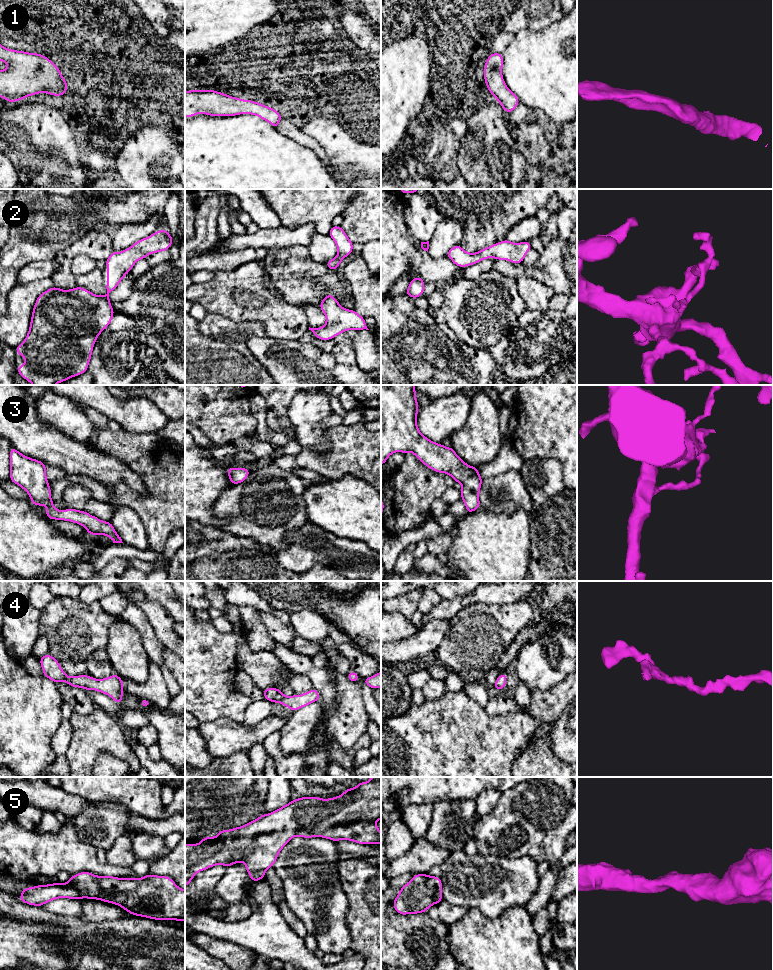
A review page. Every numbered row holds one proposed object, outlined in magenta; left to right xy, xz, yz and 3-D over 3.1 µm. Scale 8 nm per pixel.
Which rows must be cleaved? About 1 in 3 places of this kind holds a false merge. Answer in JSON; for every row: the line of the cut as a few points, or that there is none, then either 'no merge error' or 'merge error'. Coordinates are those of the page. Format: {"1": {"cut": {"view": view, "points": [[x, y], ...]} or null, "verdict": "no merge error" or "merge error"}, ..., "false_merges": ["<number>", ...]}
{"1": {"cut": null, "verdict": "no merge error"}, "2": {"cut": null, "verdict": "no merge error"}, "3": {"cut": null, "verdict": "no merge error"}, "4": {"cut": null, "verdict": "no merge error"}, "5": {"cut": null, "verdict": "no merge error"}, "false_merges": []}

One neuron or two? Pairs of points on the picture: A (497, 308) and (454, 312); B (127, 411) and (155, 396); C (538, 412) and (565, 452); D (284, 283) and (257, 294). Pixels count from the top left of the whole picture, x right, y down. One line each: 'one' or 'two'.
A: one
B: two
C: one
D: two

